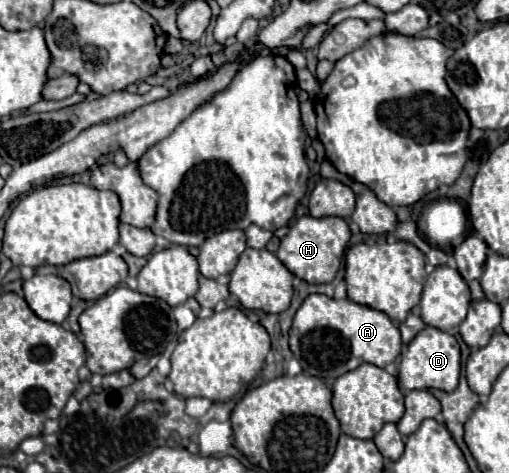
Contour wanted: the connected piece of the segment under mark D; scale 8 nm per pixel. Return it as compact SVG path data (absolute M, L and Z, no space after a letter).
M426 326L424 330L420 330L420 334L416 334L416 338L400 354L398 388L404 392L428 388L452 392L458 386L458 376L460 376L460 346L452 334L442 332L438 328Z

